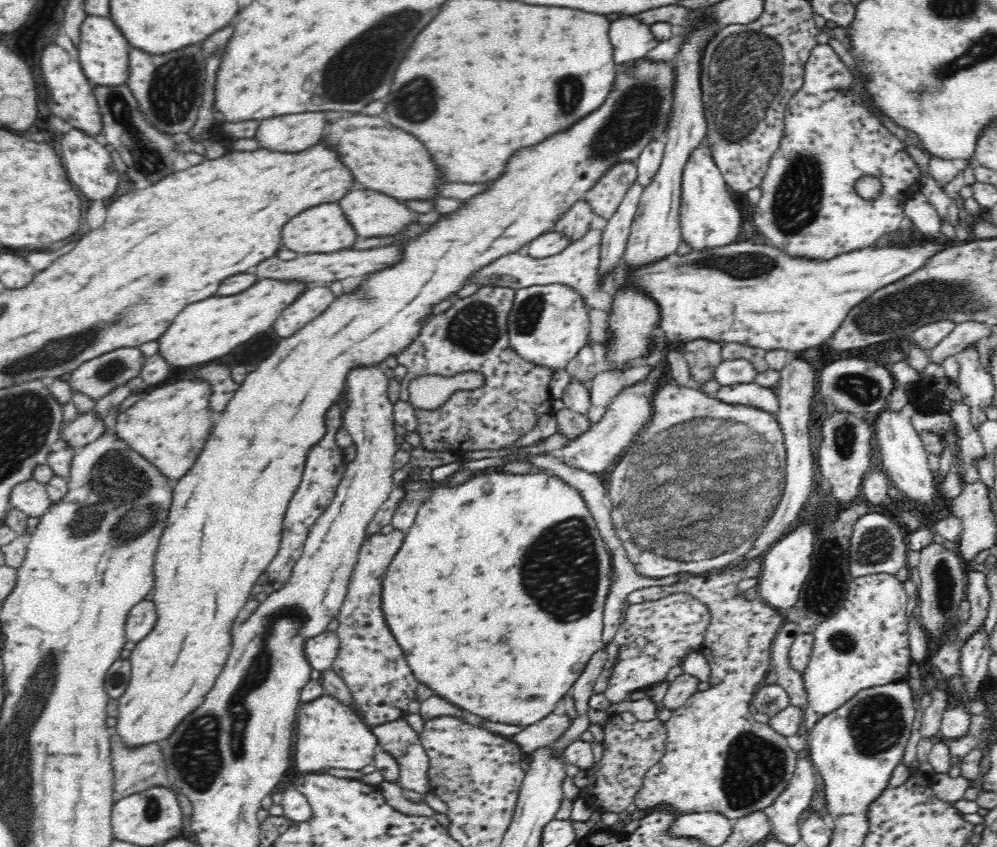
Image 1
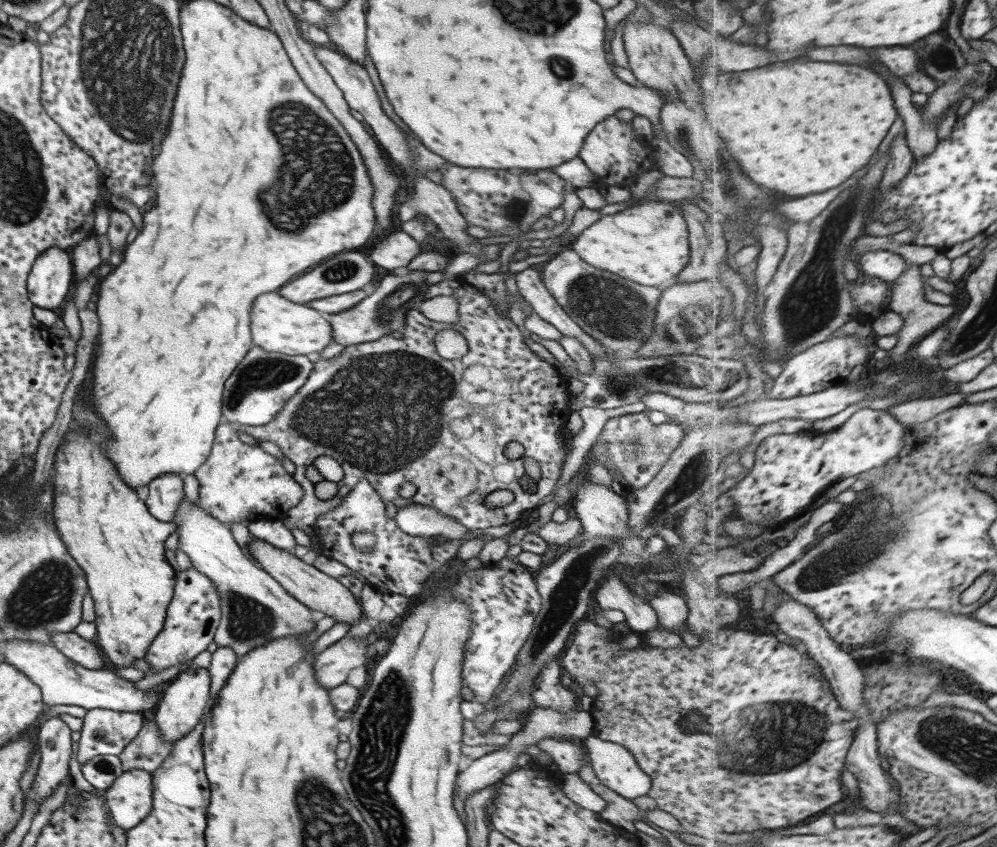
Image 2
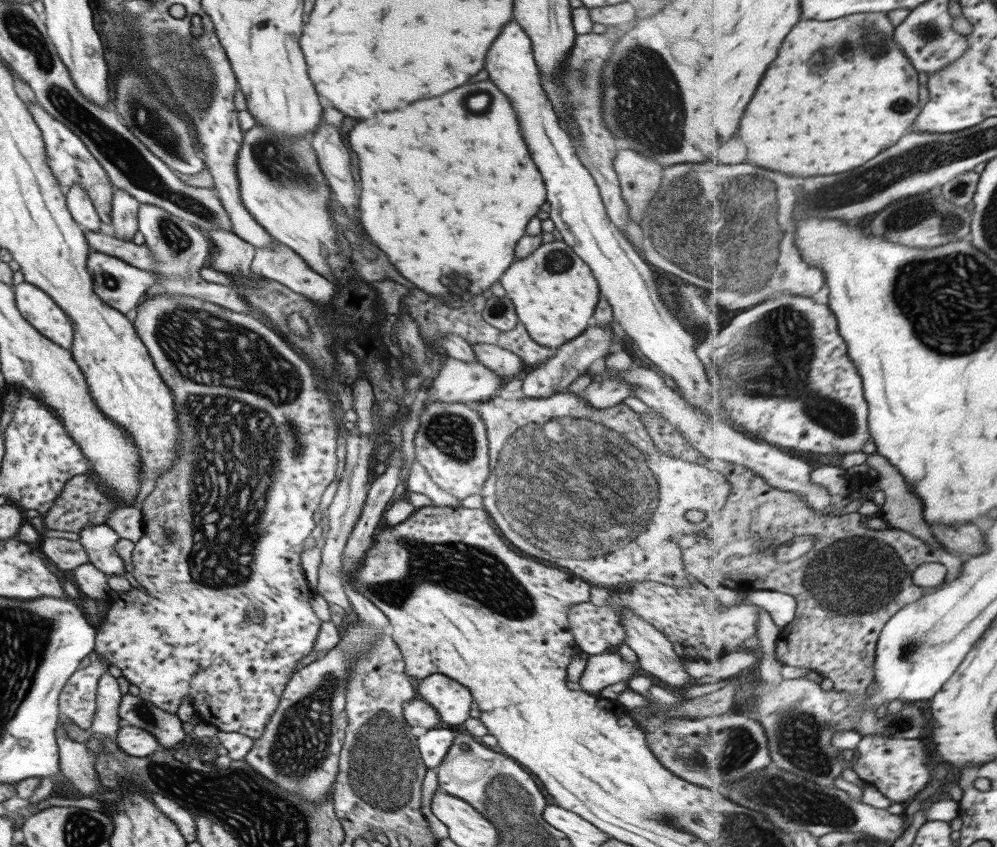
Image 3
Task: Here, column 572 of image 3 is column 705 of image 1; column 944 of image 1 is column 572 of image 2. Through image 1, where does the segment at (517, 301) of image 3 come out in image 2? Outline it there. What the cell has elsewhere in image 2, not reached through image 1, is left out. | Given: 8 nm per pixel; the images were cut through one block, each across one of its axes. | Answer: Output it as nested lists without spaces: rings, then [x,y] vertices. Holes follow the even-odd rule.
[[[639,200],[617,213],[601,215],[597,222],[572,237],[568,247],[587,264],[637,284],[671,284],[689,258],[687,226],[679,212],[664,200]]]

